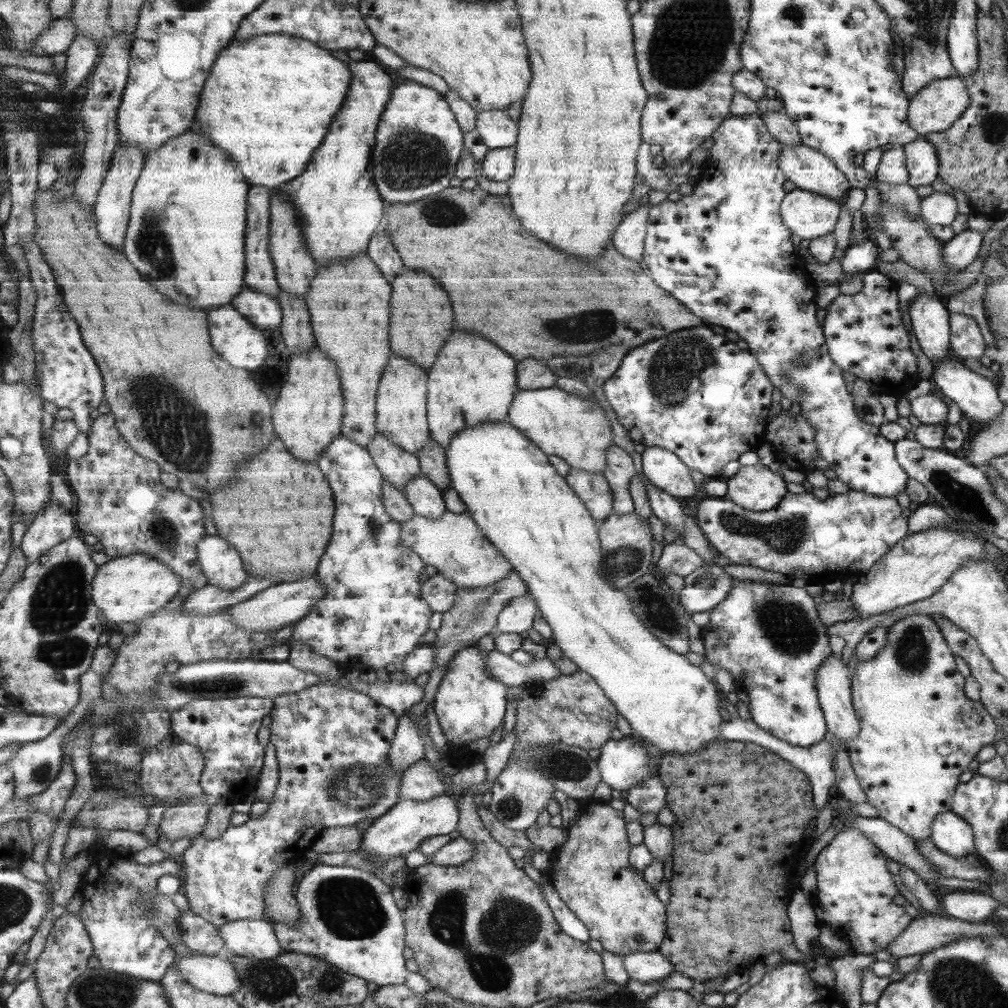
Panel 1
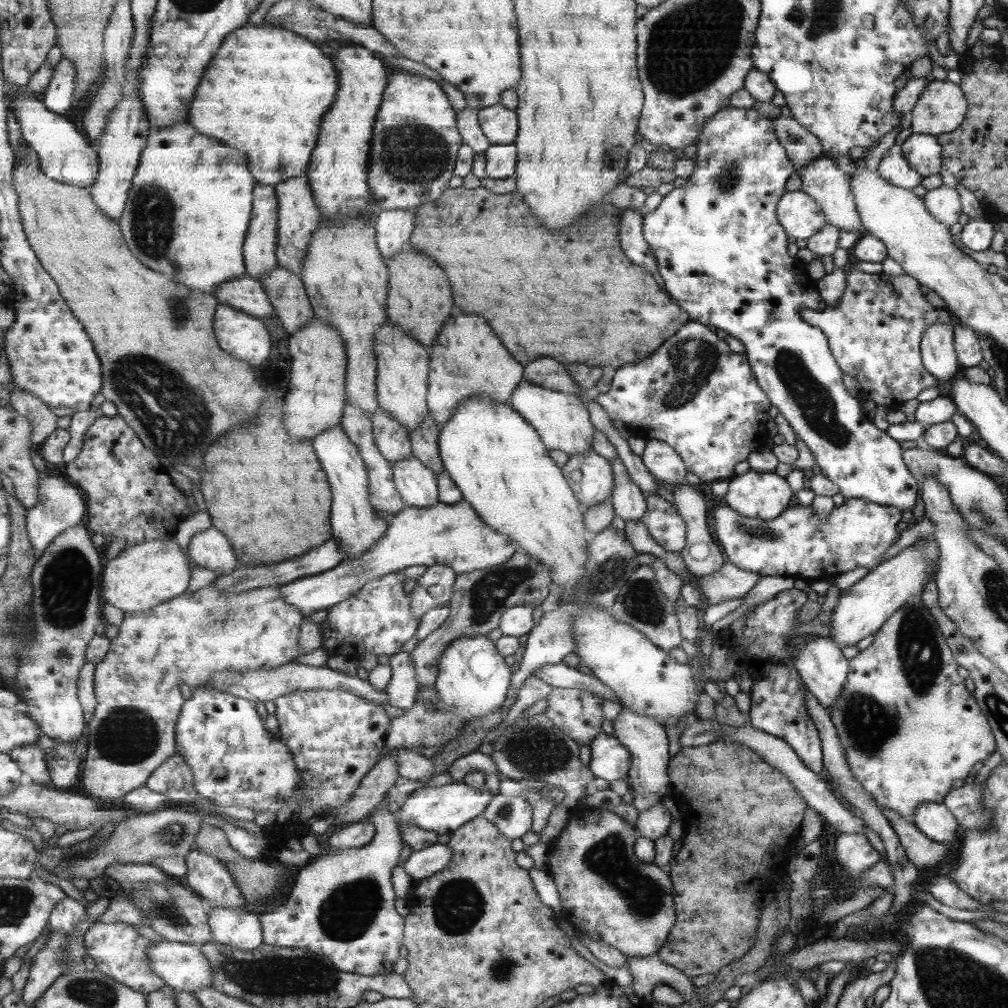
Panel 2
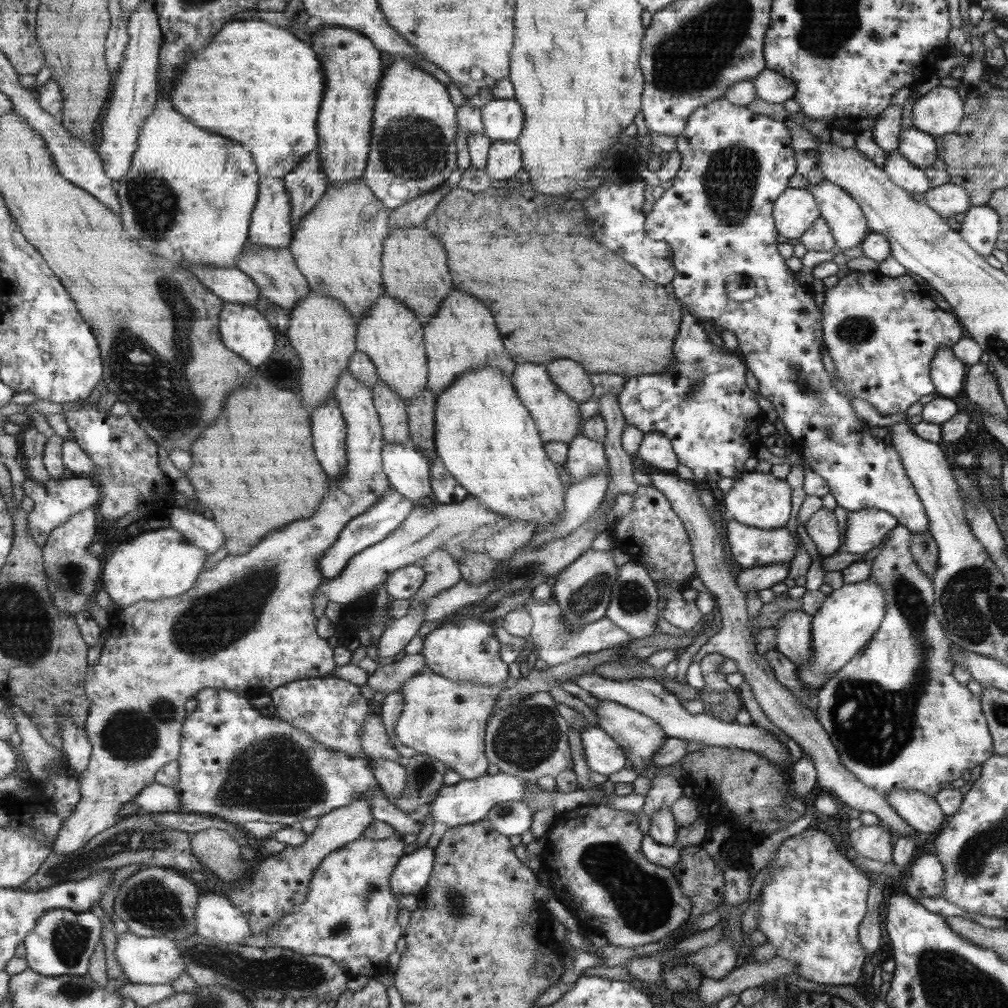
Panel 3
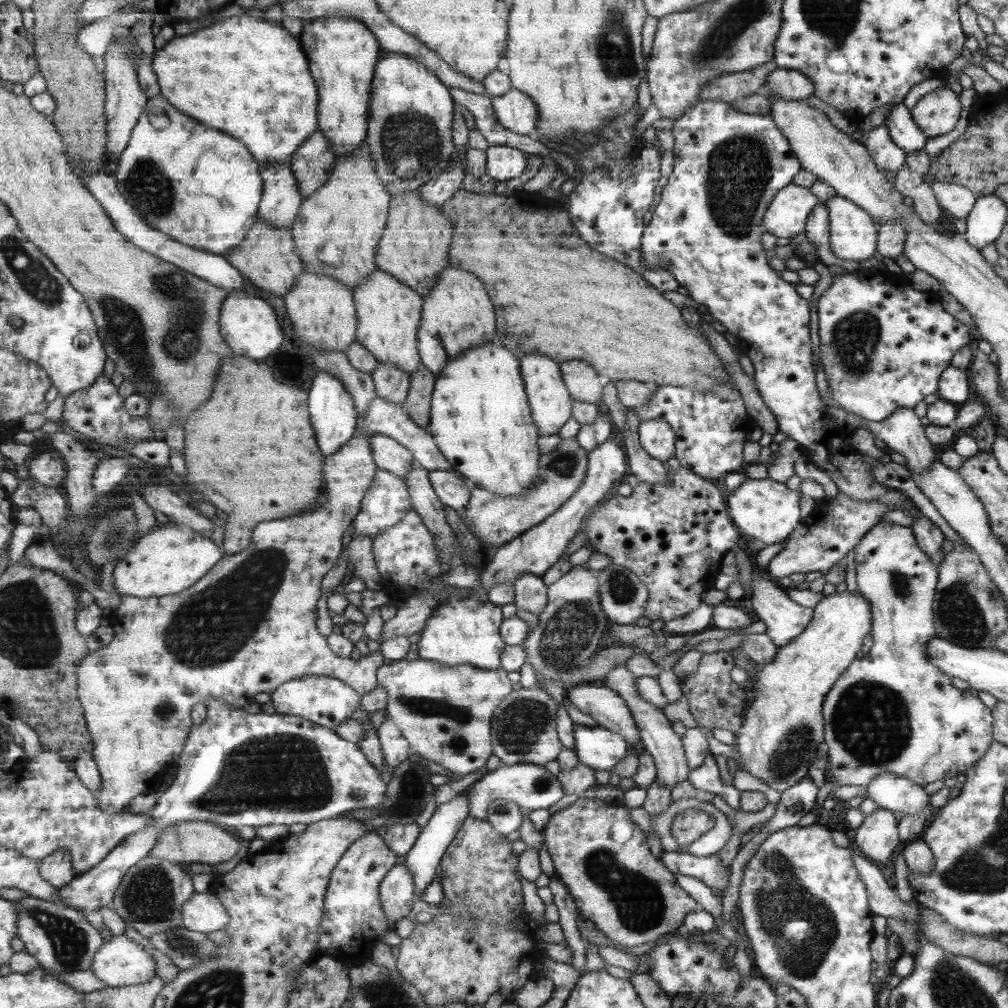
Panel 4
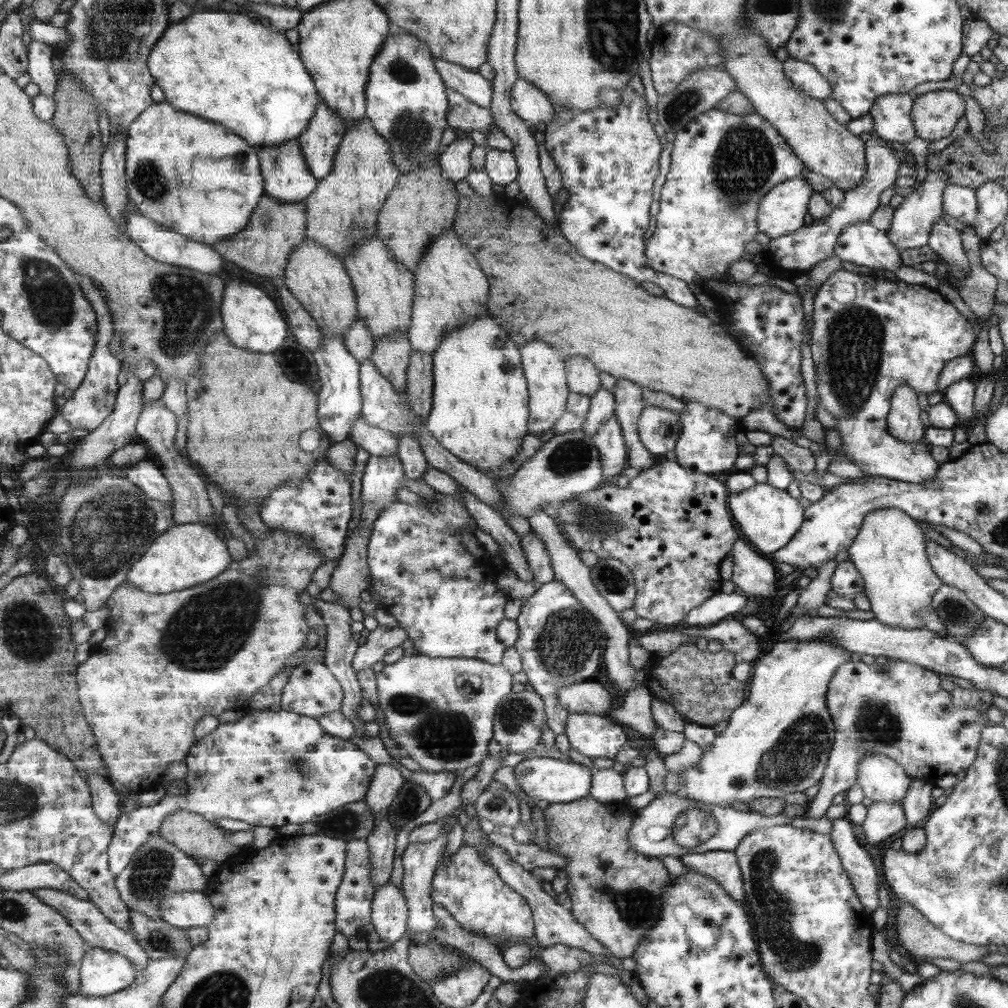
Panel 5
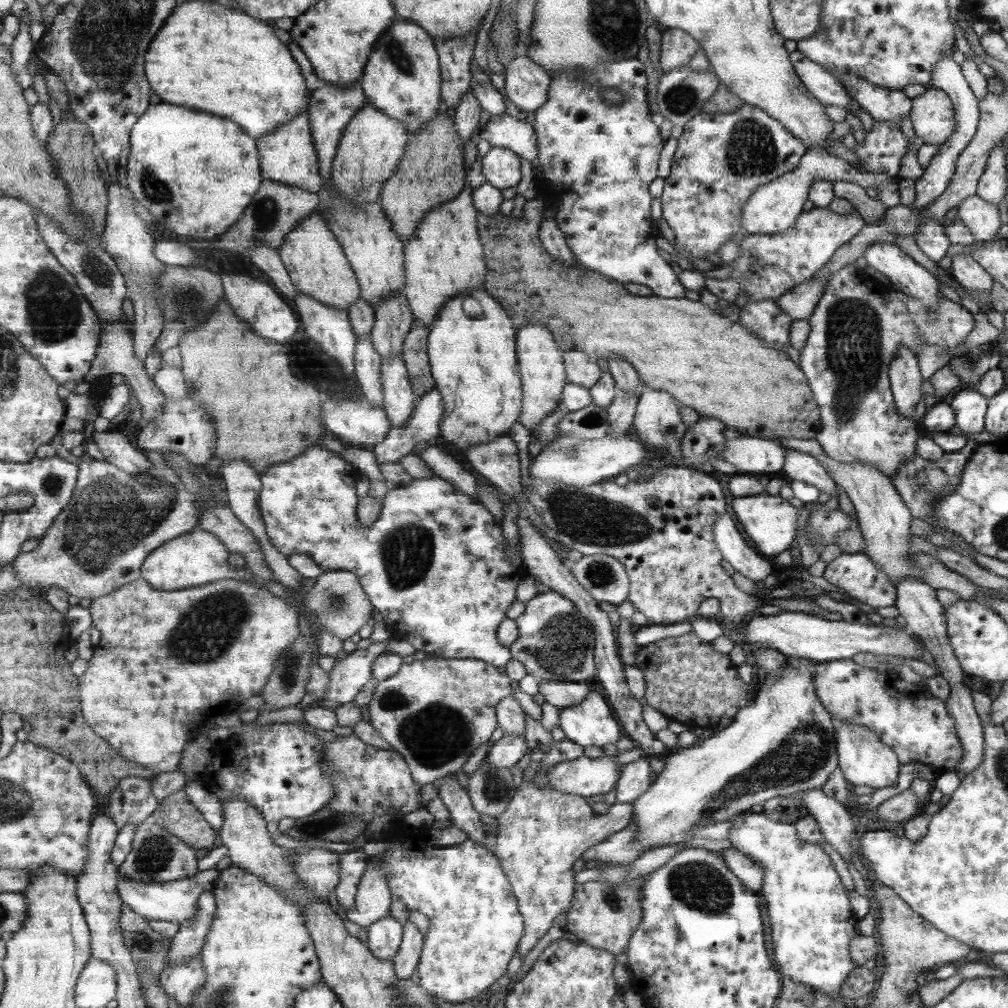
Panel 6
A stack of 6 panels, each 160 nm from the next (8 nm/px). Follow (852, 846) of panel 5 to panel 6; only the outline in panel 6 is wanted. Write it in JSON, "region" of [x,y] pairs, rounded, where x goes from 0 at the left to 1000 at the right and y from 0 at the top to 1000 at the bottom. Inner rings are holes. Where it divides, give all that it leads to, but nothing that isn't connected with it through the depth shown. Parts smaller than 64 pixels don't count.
{"region":[[[814,782],[789,788],[791,795],[797,795],[800,806],[811,815],[813,826],[820,837],[838,854],[846,853],[844,831],[848,827],[848,815],[838,806],[836,798],[816,788]]]}

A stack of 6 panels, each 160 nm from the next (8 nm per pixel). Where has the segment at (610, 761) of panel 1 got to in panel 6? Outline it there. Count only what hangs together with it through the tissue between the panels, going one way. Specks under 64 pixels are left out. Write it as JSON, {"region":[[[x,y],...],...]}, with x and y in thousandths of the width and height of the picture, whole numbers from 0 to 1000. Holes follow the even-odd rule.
{"region":[[[588,686],[575,698],[556,703],[554,722],[560,732],[576,740],[598,741],[614,735],[616,724],[602,696]]]}

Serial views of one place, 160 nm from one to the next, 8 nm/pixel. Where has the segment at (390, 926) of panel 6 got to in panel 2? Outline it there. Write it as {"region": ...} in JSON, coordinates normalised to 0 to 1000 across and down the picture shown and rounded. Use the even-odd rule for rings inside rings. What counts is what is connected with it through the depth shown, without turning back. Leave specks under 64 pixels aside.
{"region":[[[436,836],[423,843],[410,844],[399,858],[412,875],[416,875],[441,863],[447,854],[449,854],[449,841],[445,841],[444,837]]]}

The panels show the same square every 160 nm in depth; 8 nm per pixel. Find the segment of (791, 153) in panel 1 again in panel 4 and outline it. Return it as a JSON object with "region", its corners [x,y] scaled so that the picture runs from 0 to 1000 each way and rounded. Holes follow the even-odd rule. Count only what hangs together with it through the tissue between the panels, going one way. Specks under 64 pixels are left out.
{"region":[[[826,193],[816,200],[821,214],[822,248],[830,258],[840,260],[859,260],[863,255],[870,255],[870,232],[872,224],[860,209],[854,208],[842,197]]]}

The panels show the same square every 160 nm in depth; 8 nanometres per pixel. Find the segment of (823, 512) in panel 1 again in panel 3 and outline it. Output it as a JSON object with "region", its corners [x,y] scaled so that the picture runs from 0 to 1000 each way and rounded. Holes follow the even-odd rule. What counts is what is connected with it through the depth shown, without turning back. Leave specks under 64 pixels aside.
{"region":[[[859,504],[840,507],[836,544],[842,550],[858,550],[891,521],[890,516],[877,506]],[[723,515],[718,526],[721,551],[739,564],[768,558],[785,558],[789,552],[791,541],[779,523],[757,526]]]}

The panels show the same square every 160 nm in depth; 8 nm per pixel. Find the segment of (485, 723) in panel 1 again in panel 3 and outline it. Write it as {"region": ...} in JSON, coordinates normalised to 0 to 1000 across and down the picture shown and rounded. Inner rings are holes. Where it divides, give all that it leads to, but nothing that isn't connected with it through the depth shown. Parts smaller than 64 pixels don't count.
{"region":[[[464,605],[462,610],[455,610],[450,616],[439,619],[424,629],[421,634],[419,649],[424,652],[425,662],[449,677],[468,677],[481,681],[498,681],[503,670],[503,658],[495,655],[493,645],[495,637],[491,624],[486,618],[475,616],[471,607]]]}

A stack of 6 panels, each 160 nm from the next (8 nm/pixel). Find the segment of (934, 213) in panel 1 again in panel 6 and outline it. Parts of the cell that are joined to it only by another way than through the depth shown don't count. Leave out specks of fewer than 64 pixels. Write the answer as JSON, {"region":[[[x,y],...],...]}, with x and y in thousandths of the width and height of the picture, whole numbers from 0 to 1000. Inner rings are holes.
{"region":[[[961,193],[948,202],[948,213],[961,227],[965,238],[981,239],[991,228],[989,205],[969,193]]]}

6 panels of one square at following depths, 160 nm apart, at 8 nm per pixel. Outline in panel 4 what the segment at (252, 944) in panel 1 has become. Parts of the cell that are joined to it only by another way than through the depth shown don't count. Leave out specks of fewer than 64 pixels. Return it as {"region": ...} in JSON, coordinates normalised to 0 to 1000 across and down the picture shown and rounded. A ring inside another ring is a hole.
{"region":[[[193,886],[183,899],[183,919],[188,923],[209,927],[226,921],[230,915],[223,898],[211,886]]]}

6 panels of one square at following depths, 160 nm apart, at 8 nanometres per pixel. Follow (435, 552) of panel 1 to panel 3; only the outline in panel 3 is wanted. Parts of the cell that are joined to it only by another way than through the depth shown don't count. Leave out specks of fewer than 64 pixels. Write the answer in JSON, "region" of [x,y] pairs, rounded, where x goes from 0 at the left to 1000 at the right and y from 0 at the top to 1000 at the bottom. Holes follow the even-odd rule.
{"region":[[[465,492],[459,498],[449,500],[434,499],[431,503],[415,501],[388,532],[350,553],[334,573],[320,574],[314,588],[323,589],[327,598],[343,600],[358,593],[369,592],[372,583],[383,578],[387,569],[403,562],[418,560],[437,544],[444,546],[455,559],[464,548],[483,550],[495,557],[508,552],[512,546],[527,538],[530,524],[531,521],[526,518],[505,517],[493,511],[471,492]]]}

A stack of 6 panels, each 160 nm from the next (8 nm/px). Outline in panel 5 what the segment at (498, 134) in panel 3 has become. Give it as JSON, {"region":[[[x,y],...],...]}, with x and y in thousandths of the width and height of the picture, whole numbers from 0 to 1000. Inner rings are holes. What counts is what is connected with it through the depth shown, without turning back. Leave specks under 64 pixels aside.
{"region":[[[514,77],[506,87],[506,104],[509,113],[528,129],[541,127],[552,113],[545,98],[526,81]]]}

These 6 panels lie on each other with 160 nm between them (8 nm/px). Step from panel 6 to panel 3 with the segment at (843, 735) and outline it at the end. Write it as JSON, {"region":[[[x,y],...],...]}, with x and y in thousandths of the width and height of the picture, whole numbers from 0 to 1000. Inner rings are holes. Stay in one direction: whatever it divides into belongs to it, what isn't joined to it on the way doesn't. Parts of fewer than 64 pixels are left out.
{"region":[[[902,784],[886,785],[876,794],[914,829],[924,830],[935,823],[938,808],[926,791]]]}

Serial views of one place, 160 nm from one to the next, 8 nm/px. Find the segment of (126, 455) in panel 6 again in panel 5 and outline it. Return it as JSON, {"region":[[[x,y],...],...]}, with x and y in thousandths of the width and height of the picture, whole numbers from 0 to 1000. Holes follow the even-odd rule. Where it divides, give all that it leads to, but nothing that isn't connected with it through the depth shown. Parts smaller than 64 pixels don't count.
{"region":[[[149,454],[136,458],[124,464],[125,473],[140,483],[148,494],[156,498],[163,498],[173,505],[173,488],[168,475],[164,472],[160,462],[152,459]]]}

